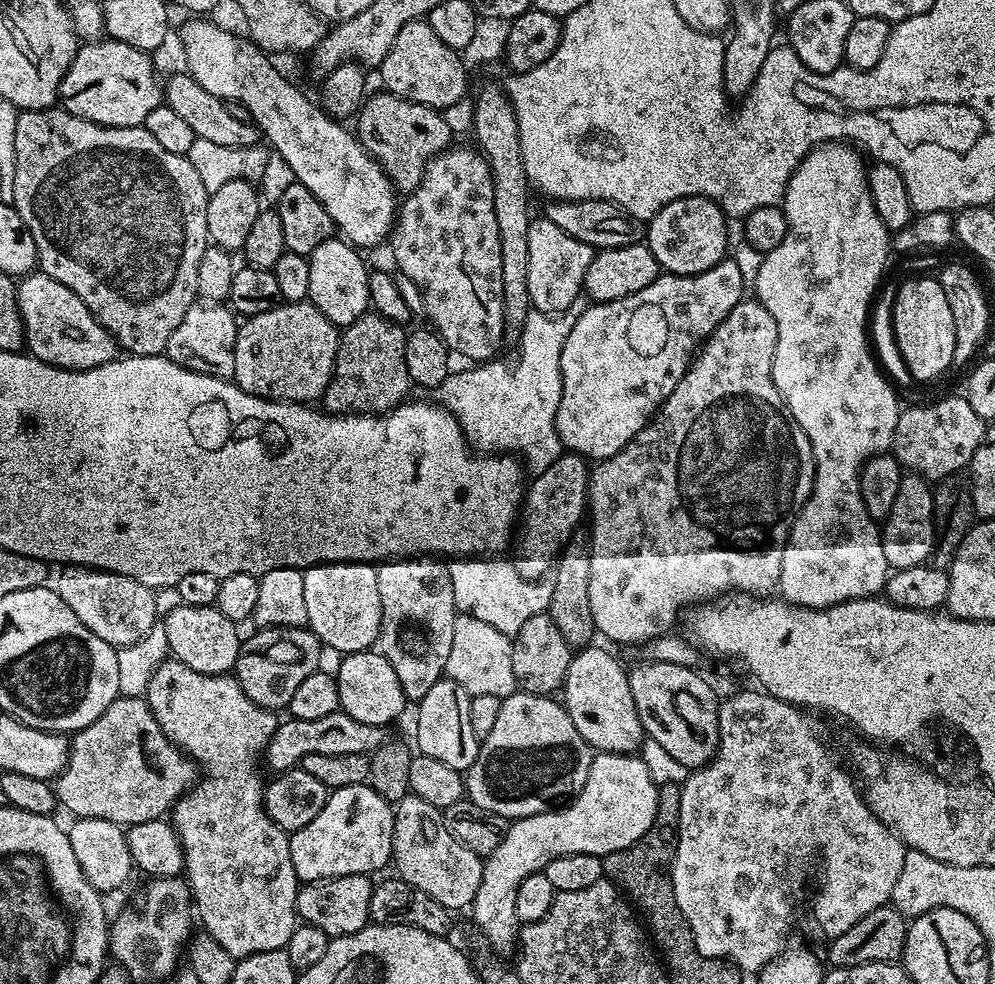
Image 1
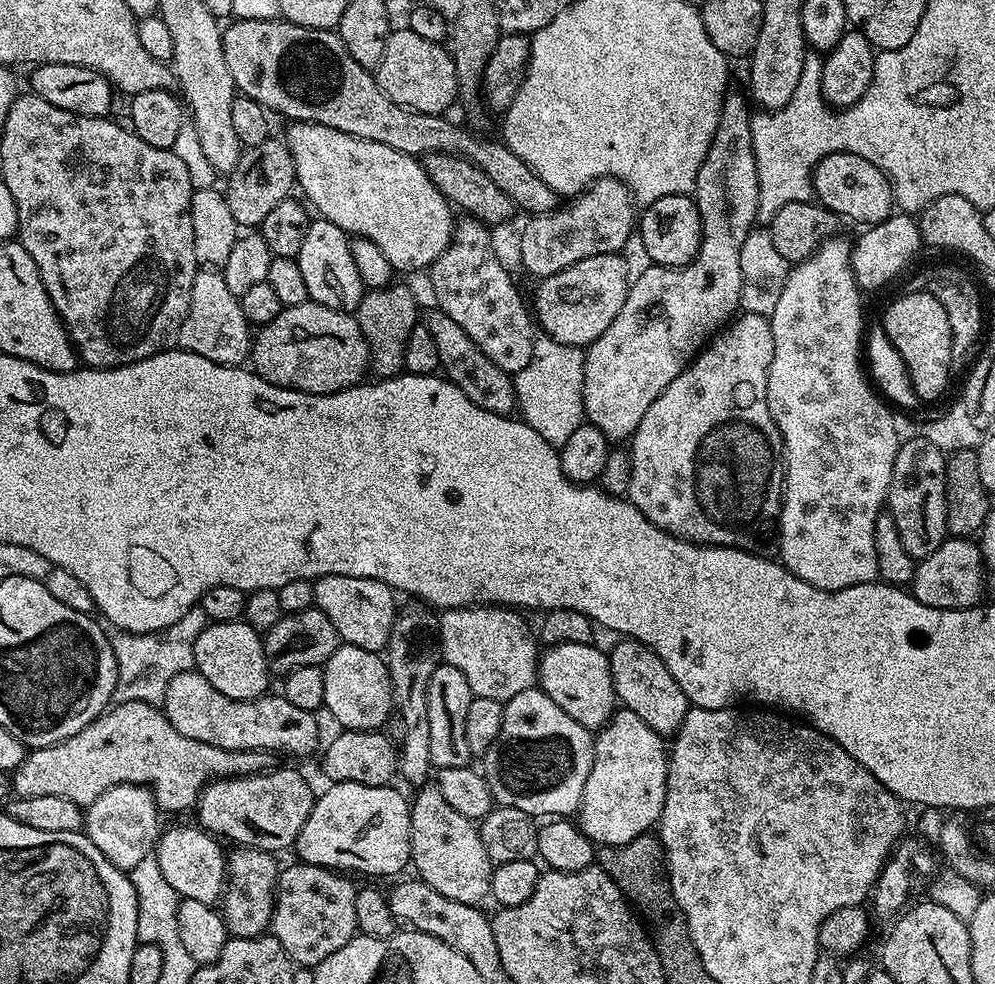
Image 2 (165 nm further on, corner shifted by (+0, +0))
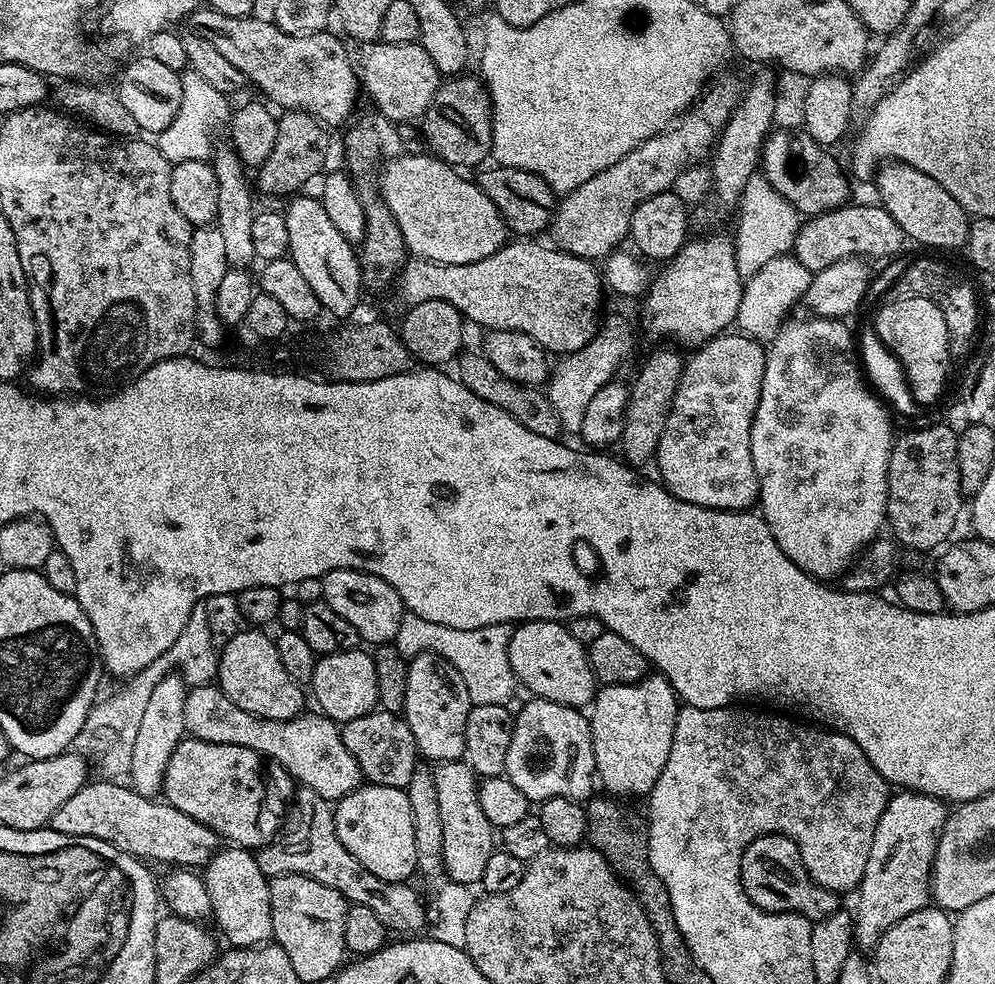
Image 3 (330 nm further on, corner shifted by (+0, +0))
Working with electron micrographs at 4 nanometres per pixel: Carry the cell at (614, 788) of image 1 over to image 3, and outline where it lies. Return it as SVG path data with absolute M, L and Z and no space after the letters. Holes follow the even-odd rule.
M649 674L633 684L606 684L590 705L592 745L598 784L612 798L647 797L674 742L678 697L665 676Z

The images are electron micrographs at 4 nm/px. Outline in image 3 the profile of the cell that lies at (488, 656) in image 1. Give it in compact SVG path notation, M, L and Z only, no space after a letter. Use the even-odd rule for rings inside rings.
M405 611L402 626L398 626L398 634L394 641L396 648L405 658L411 658L429 652L438 654L462 674L462 682L466 682L466 690L473 704L490 706L491 704L509 703L508 699L518 689L518 681L510 666L510 638L512 628L506 624L478 626L478 630L454 630L454 626L442 626L438 622L426 622L426 618L418 618L418 614Z

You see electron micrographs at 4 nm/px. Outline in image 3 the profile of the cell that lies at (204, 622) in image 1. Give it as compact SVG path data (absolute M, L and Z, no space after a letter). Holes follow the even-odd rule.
M264 630L248 631L252 632L236 632L225 644L223 641L222 647L218 652L218 663L216 665L218 686L226 694L226 698L230 698L230 702L234 702L234 706L242 706L242 710L246 710L258 718L289 720L301 715L305 711L305 689L304 692L300 689L303 688L301 681L290 678L290 674L286 674L286 666L282 666L282 658L278 658L275 639L271 635L268 637L264 633L267 631Z

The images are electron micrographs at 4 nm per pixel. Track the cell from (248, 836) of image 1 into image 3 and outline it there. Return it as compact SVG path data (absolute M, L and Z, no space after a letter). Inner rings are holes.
M215 683L189 687L184 714L184 730L191 739L218 742L226 746L246 746L284 767L297 785L322 794L322 798L335 802L346 798L361 787L362 777L354 754L342 742L341 725L323 714L301 714L289 720L258 718L242 706L234 706L230 698Z

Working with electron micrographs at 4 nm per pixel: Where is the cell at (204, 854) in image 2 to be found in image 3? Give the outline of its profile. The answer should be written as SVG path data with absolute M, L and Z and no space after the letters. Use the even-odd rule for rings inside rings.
M224 846L216 855L203 865L202 875L206 882L206 891L210 893L211 919L216 920L220 927L219 935L229 941L233 948L254 948L272 940L272 915L270 914L270 886L269 877L262 874L255 855L249 849L235 846Z

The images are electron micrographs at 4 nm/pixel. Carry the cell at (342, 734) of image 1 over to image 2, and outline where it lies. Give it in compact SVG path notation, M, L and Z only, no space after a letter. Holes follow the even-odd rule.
M131 700L125 704L113 703L107 710L101 712L96 719L91 720L86 727L78 730L78 734L74 734L62 742L51 744L45 748L31 749L25 755L24 761L10 773L10 788L15 795L25 796L26 798L38 798L42 794L51 794L58 798L70 798L70 802L87 806L94 803L102 794L106 794L106 790L110 790L119 784L143 784L144 787L152 789L152 797L156 799L156 807L161 813L166 814L166 812L184 812L187 808L188 811L195 809L196 801L200 799L200 791L211 780L224 780L228 776L252 776L256 772L267 772L273 767L274 761L272 760L274 760L274 756L271 752L263 752L262 750L226 750L222 746L210 746L210 742L197 742L194 738L186 738L186 734L178 734L178 730L174 730L174 726L170 726L170 722L157 705Z

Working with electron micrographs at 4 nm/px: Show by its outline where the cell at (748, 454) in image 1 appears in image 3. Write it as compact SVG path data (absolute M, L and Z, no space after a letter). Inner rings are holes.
M732 330L712 337L699 345L692 357L687 357L654 457L654 465L660 471L659 483L674 498L723 512L742 512L751 509L759 501L760 479L750 454L750 430L758 410L758 398L762 394L765 351L765 345Z

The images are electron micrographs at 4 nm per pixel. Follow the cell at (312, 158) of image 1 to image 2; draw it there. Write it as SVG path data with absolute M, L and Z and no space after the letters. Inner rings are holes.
M292 122L287 127L286 143L294 162L296 184L299 191L301 188L308 195L307 203L313 209L316 207L323 219L334 222L334 226L353 237L361 236L374 242L374 246L386 254L386 262L390 262L397 273L416 272L419 268L431 269L433 262L452 242L454 208L440 193L438 186L430 182L428 172L417 157L402 154L390 146L382 146L382 142L342 134L342 130L334 130L330 126Z

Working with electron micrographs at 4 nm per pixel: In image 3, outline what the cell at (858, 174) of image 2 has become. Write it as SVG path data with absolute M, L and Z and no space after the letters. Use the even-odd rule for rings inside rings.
M779 130L769 132L764 139L762 175L801 217L817 216L835 208L843 208L850 200L848 176L843 166L828 153L831 151L825 145L814 142L814 138L807 134L799 135L790 137L784 144L784 136Z

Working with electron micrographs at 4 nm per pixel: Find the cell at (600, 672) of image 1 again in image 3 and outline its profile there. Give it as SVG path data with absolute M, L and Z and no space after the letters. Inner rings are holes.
M526 620L517 623L512 628L512 637L508 647L510 654L510 666L514 670L517 681L524 684L532 691L531 695L537 700L549 700L558 702L567 708L587 709L596 698L598 681L592 673L592 667L588 661L588 649L585 645L570 634L570 630L558 620Z

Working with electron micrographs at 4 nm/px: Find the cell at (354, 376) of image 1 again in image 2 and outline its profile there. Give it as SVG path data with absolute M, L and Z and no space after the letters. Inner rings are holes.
M393 282L387 288L365 291L354 313L358 326L368 343L368 362L373 377L387 378L401 375L404 368L406 338L410 330L418 326L416 320L416 296L404 284Z

